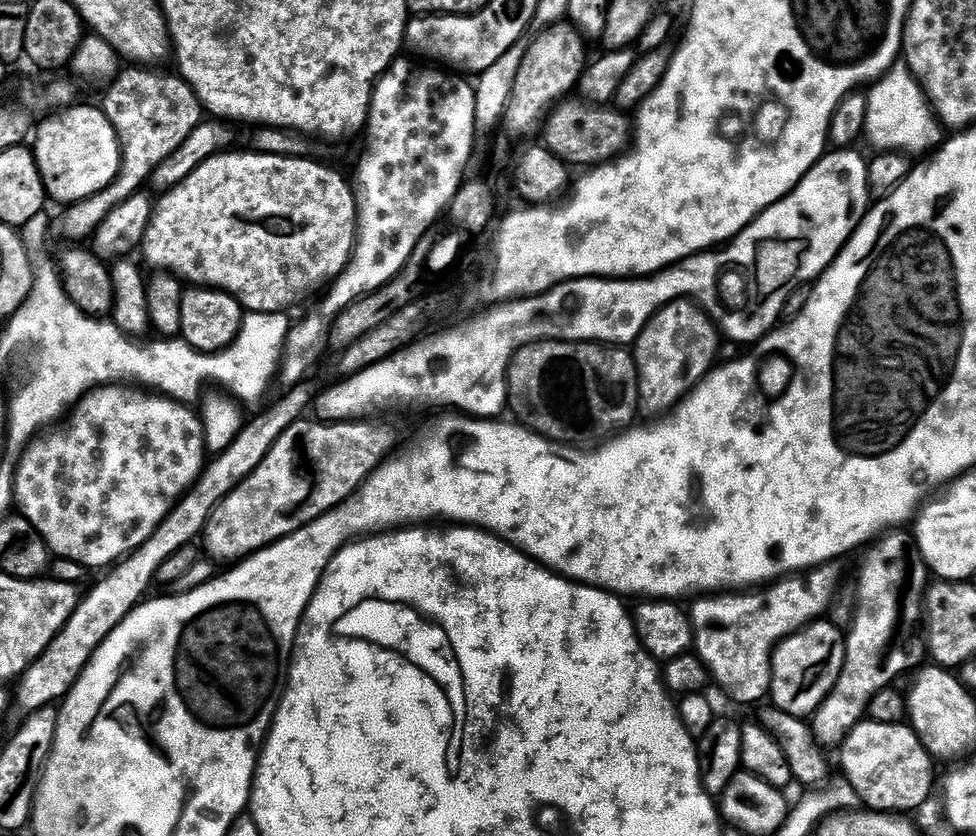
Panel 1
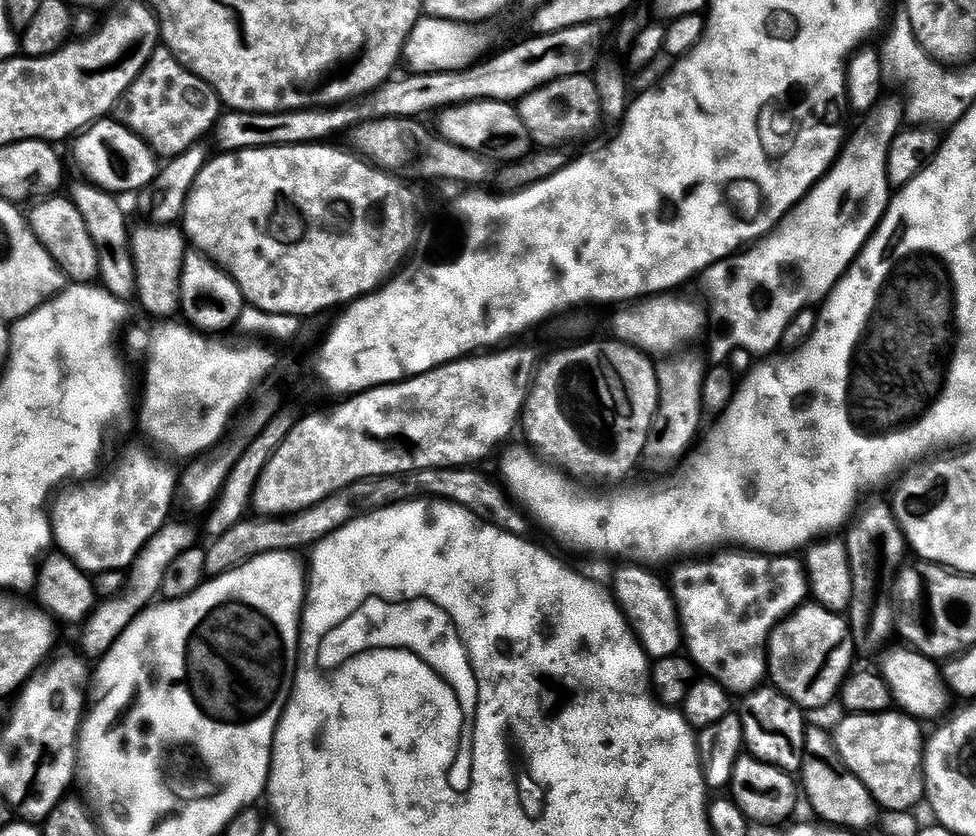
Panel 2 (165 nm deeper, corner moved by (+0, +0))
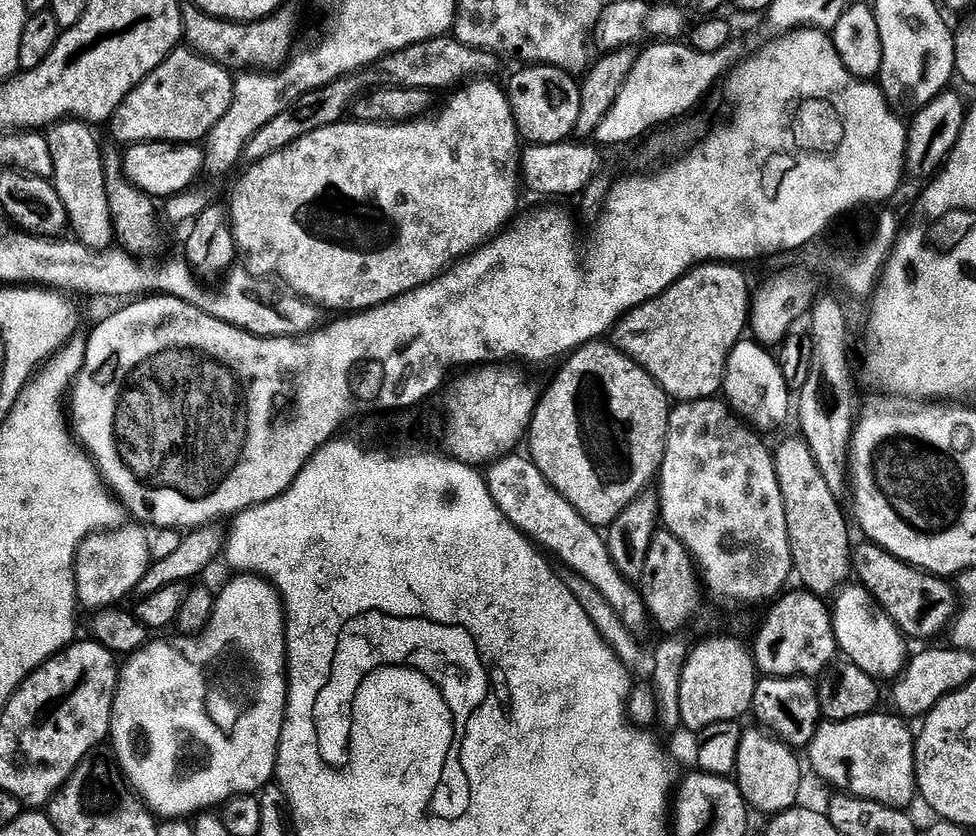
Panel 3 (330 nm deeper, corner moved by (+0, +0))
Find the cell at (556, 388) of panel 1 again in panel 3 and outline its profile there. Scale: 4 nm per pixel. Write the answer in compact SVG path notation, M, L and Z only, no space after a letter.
M593 342L583 344L580 348L575 349L567 357L569 359L560 368L560 373L552 380L549 388L543 389L540 397L540 403L536 406L536 412L532 416L532 425L528 427L526 433L526 449L527 455L538 466L538 470L550 482L550 486L554 486L554 490L558 490L558 494L562 494L562 498L566 498L566 502L570 502L570 506L574 506L574 510L585 514L593 514L597 525L607 526L616 520L618 514L622 514L622 510L626 510L626 506L630 506L630 502L640 495L642 489L645 489L651 478L657 475L660 469L660 463L664 460L664 446L668 438L668 418L670 411L670 397L658 386L656 379L650 375L646 369L637 367L636 372L628 373L628 368L633 367L632 359L612 347L608 342Z

